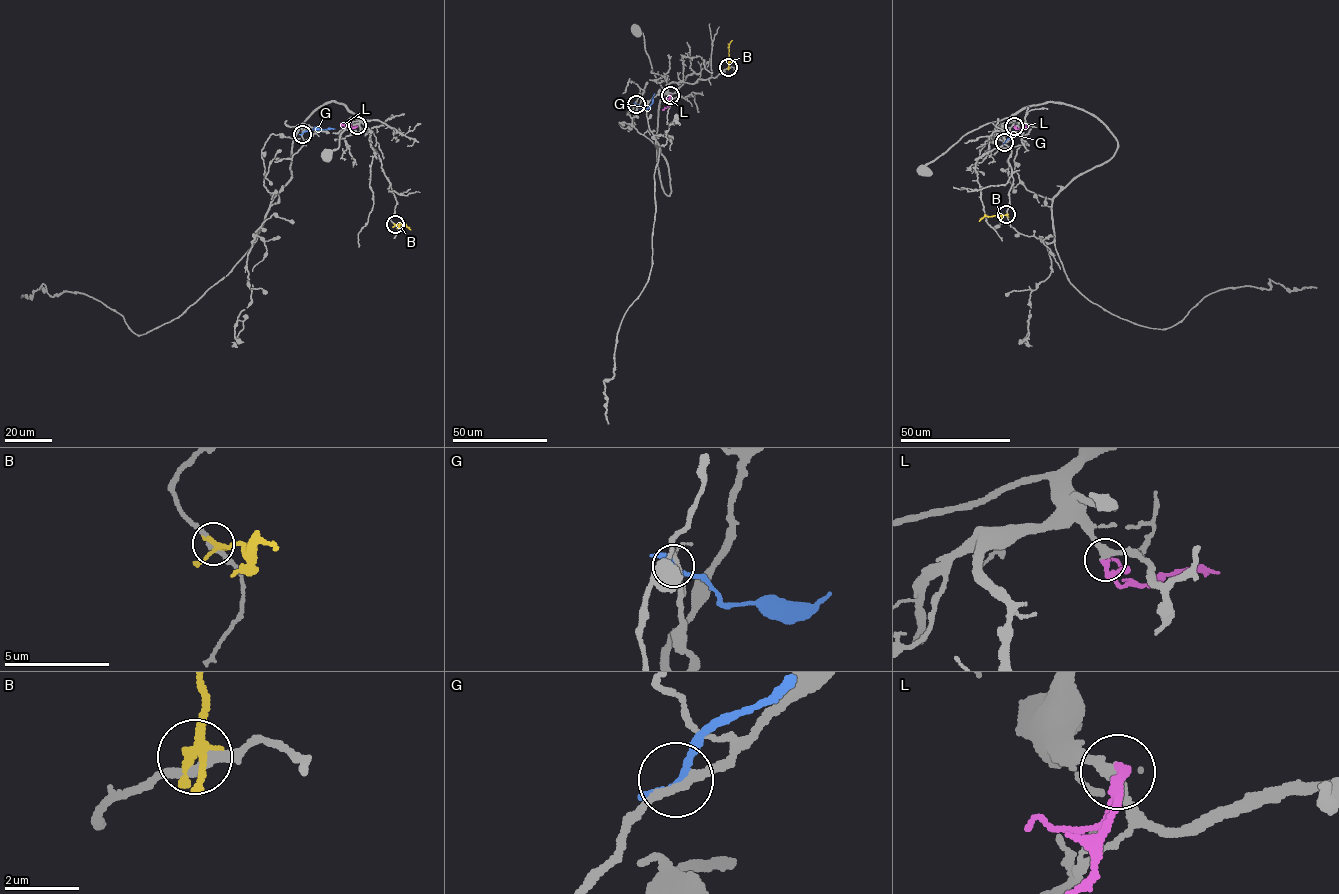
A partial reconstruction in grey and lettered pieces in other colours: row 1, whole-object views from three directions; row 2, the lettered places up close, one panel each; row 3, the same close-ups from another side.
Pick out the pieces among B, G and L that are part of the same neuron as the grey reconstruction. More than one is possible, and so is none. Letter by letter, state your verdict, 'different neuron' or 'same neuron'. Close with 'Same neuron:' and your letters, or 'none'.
B: different neuron
G: different neuron
L: same neuron
Same neuron: L

